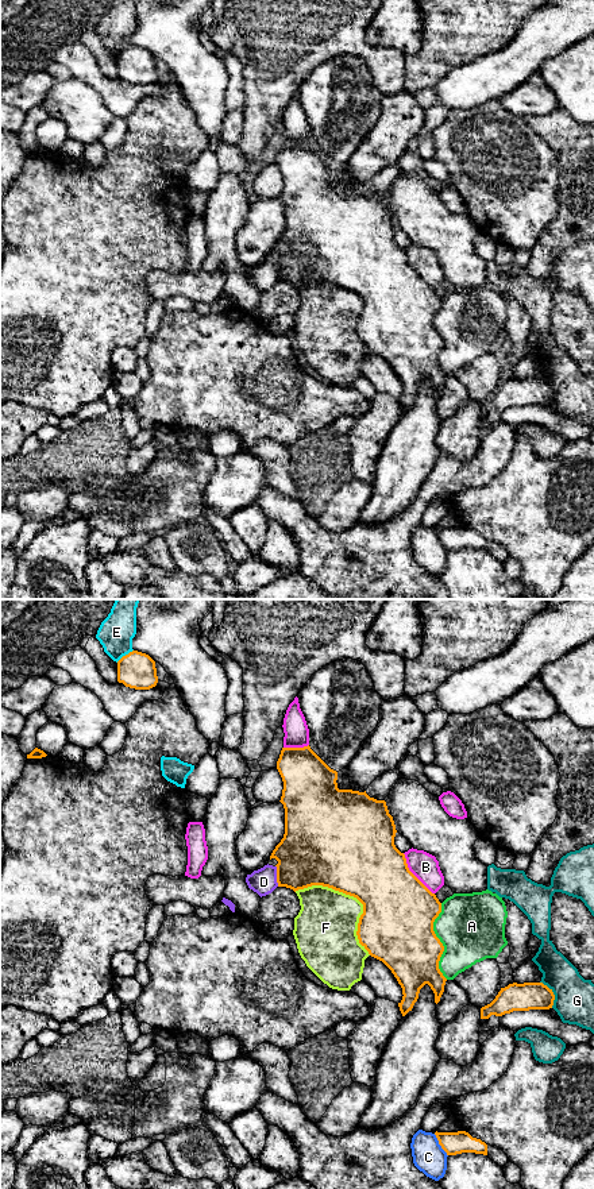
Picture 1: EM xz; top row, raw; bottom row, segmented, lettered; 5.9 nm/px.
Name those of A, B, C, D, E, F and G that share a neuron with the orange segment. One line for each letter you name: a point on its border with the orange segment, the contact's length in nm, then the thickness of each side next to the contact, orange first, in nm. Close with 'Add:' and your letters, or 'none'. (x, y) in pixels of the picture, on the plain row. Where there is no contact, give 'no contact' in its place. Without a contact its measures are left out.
Add: none

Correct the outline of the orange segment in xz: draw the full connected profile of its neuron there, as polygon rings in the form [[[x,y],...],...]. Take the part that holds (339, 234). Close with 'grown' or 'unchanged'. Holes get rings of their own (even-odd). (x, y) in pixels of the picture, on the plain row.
[[[310,142],[304,143],[282,143],[279,154],[277,157],[277,165],[284,177],[284,185],[281,192],[281,198],[285,204],[285,229],[281,238],[273,246],[270,255],[275,254],[278,256],[277,262],[277,278],[278,282],[286,282],[294,287],[304,285],[312,281],[323,281],[332,283],[335,286],[343,287],[346,290],[356,293],[363,300],[363,309],[359,313],[358,319],[358,335],[359,339],[369,347],[369,350],[379,356],[382,356],[394,370],[398,379],[402,383],[402,395],[398,398],[402,412],[412,406],[414,398],[418,394],[420,385],[428,379],[435,389],[435,398],[440,397],[440,393],[444,387],[444,381],[447,374],[439,364],[439,356],[444,347],[444,341],[433,327],[433,317],[441,308],[441,298],[408,263],[405,250],[401,248],[394,240],[396,232],[396,220],[393,212],[389,209],[385,196],[377,196],[370,193],[366,186],[352,186],[352,185],[339,185],[338,184],[338,167],[331,165],[312,144]]]; unchanged

